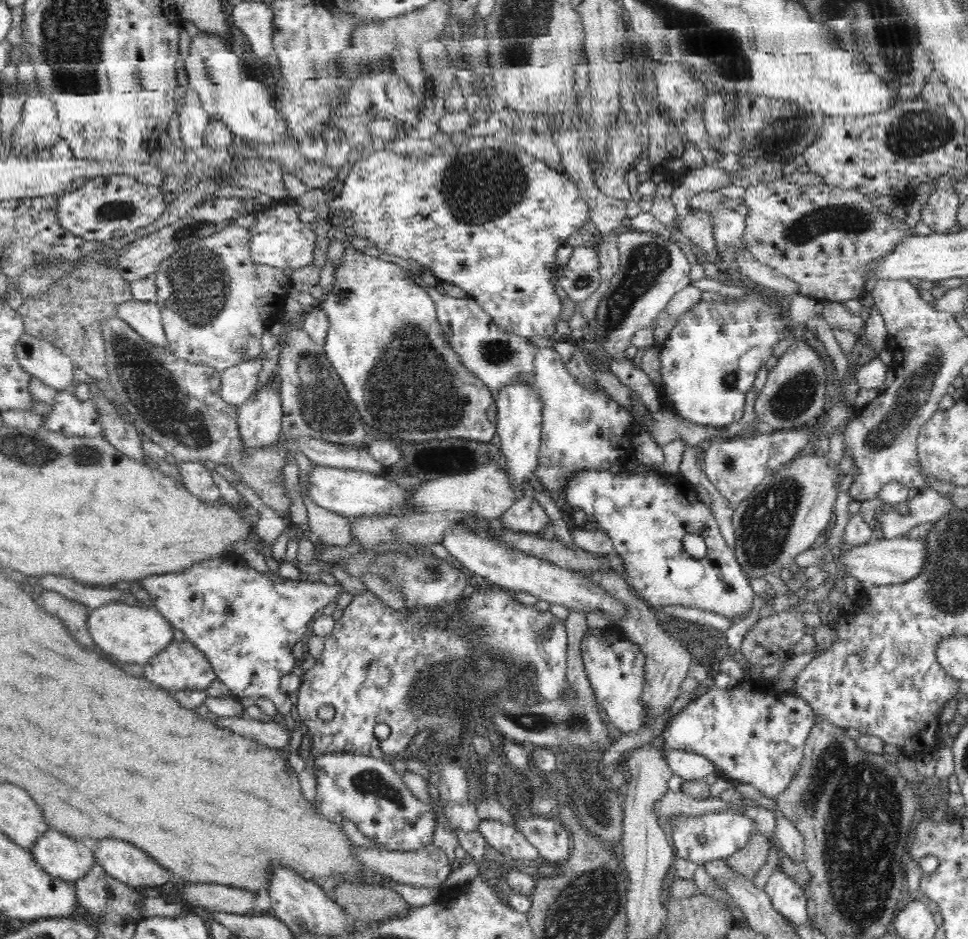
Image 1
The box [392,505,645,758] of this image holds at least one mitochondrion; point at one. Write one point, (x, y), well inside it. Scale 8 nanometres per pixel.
(505, 711)

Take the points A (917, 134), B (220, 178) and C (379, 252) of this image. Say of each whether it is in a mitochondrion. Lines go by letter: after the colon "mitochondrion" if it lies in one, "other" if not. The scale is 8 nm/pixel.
A: mitochondrion
B: other
C: other

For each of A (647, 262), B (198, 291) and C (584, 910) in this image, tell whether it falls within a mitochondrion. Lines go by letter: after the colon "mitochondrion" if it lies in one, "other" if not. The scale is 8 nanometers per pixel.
A: mitochondrion
B: mitochondrion
C: mitochondrion

